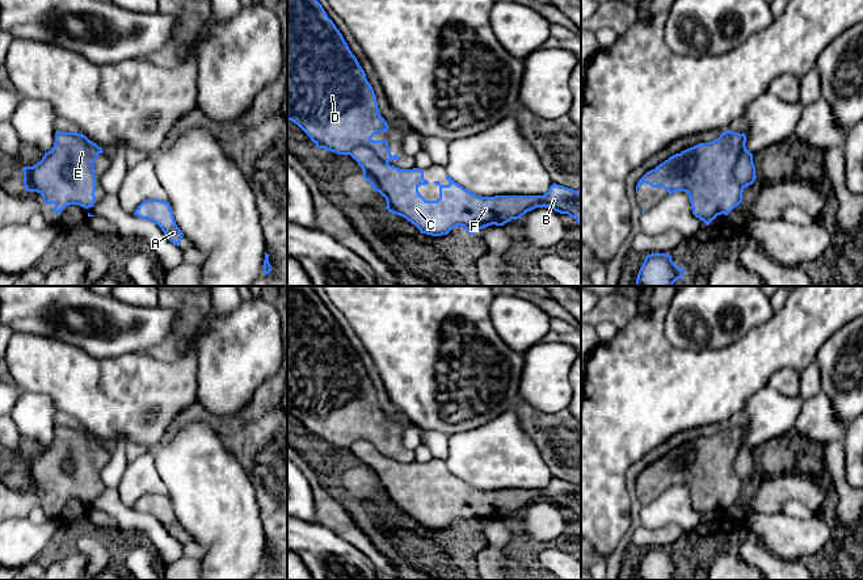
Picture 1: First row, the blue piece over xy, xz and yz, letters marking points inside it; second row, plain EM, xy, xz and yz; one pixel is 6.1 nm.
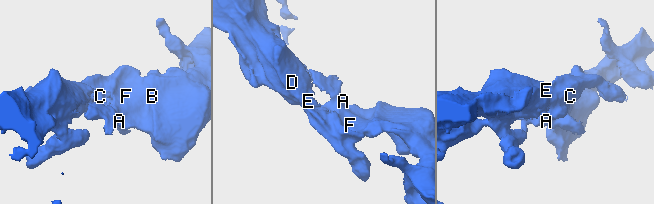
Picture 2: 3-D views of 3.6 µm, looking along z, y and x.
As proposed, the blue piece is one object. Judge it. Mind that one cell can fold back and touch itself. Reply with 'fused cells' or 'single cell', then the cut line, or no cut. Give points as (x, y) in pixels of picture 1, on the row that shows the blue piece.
single cell | no cut

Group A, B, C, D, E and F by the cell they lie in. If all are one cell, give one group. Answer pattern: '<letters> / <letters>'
A B C D E F

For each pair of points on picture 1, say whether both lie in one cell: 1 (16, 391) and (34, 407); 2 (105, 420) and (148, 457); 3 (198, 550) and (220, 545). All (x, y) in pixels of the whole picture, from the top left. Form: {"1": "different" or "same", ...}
{"1": "different", "2": "different", "3": "different"}

